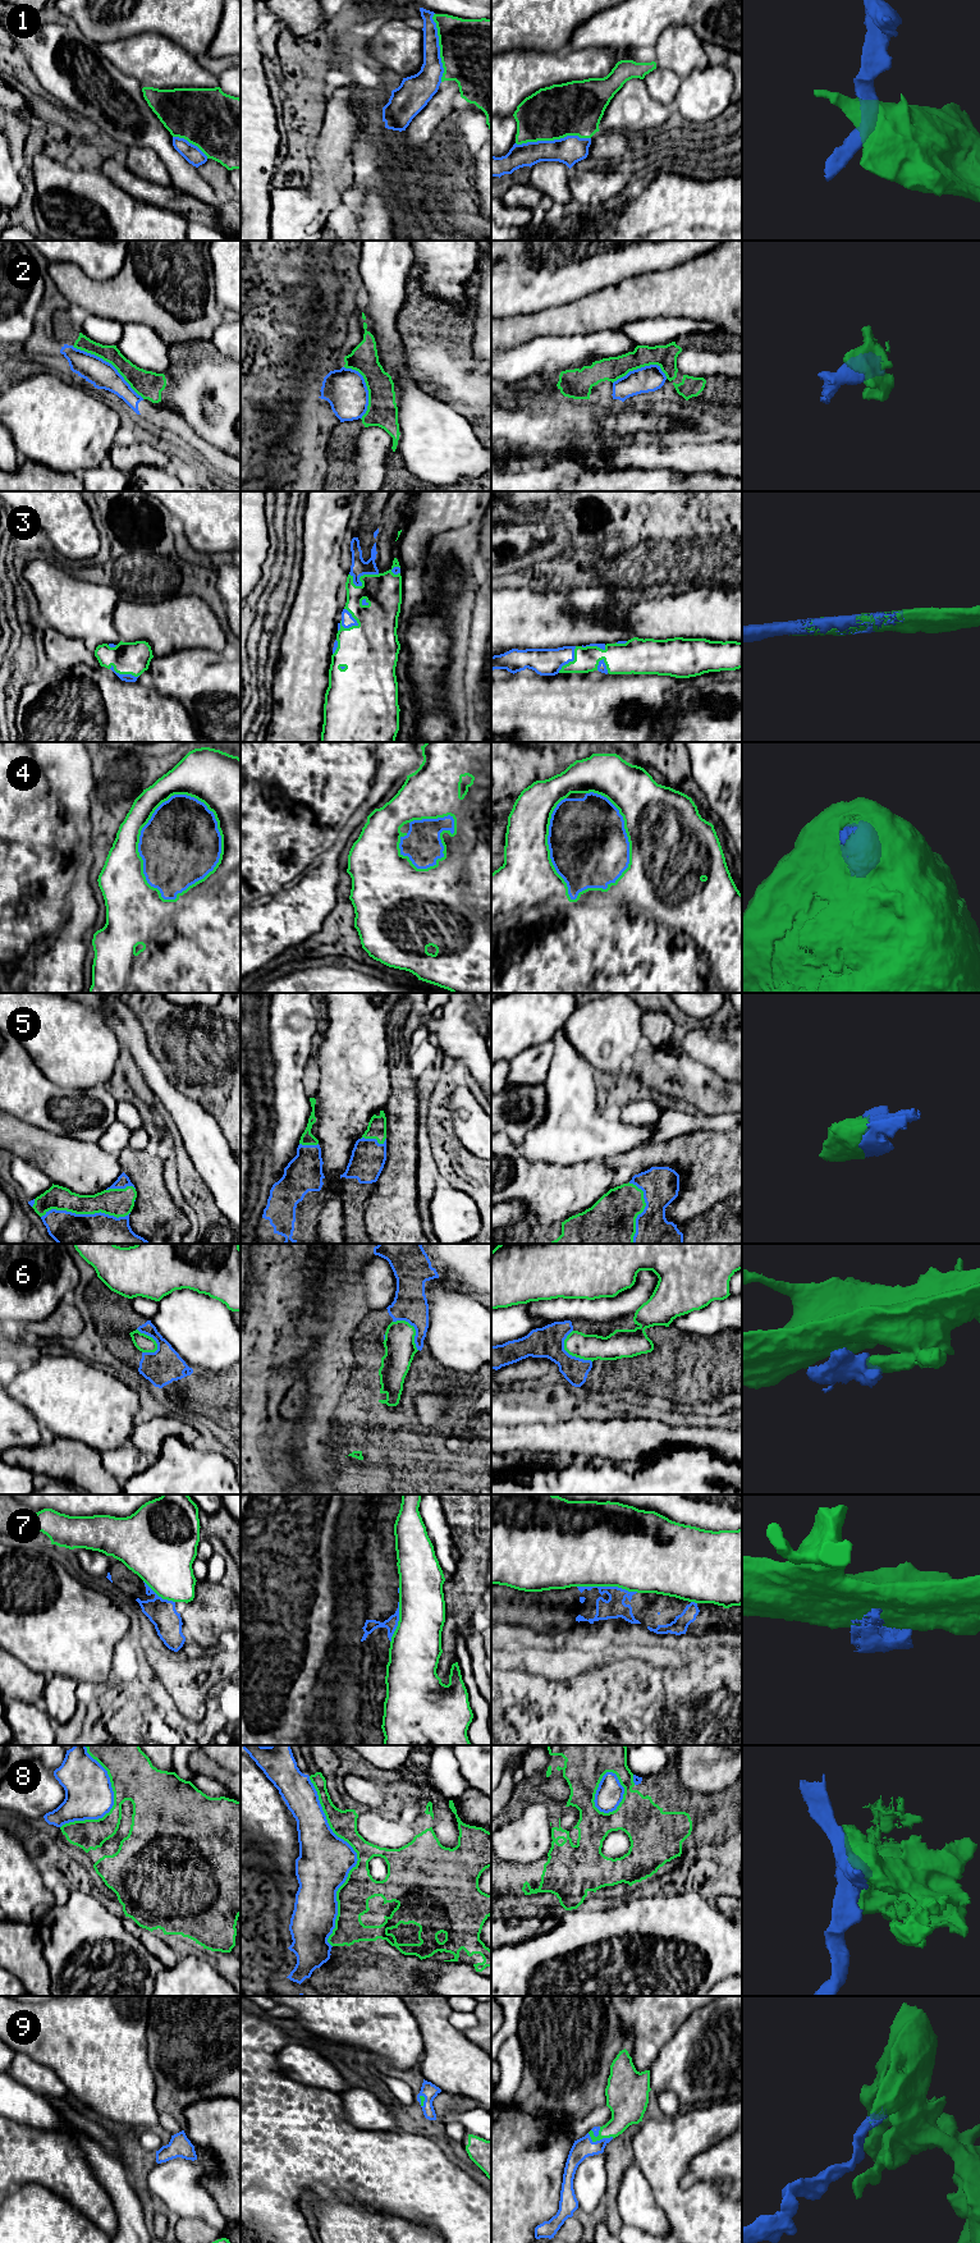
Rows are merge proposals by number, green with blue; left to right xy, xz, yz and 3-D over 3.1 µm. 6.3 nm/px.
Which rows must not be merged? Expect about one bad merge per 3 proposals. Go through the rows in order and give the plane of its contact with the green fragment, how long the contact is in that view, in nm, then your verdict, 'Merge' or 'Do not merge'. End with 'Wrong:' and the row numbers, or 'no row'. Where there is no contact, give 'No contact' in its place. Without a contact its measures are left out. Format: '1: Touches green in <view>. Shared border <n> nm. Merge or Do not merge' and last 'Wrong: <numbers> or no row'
1: Touches green in yz. Shared border 480 nm. Merge
2: Touches green in xy. Shared border 550 nm. Do not merge
3: Touches green in xz. Shared border 190 nm. Merge
4: Touches green in xy. Shared border 700 nm. Merge
5: Touches green in xy. Shared border 550 nm. Merge
6: Touches green in yz. Shared border 240 nm. Do not merge
7: Touches green in yz. Shared border 380 nm. Do not merge
8: Touches green in xz. Shared border 1100 nm. Do not merge
9: Touches green in yz. Shared border 170 nm. Merge
Wrong: 2, 6, 7, 8

